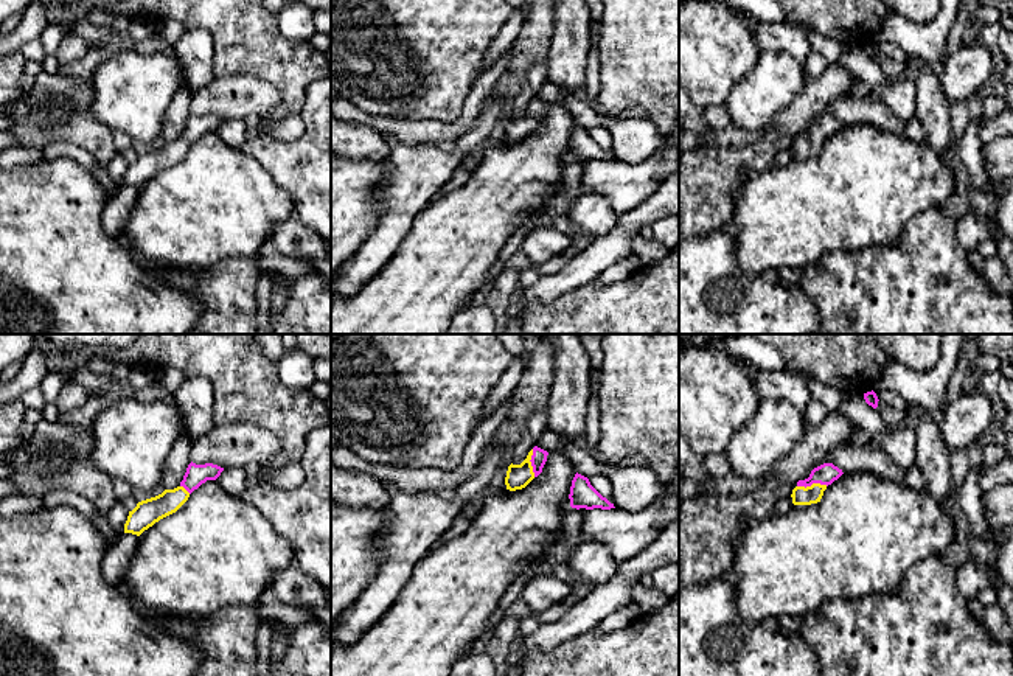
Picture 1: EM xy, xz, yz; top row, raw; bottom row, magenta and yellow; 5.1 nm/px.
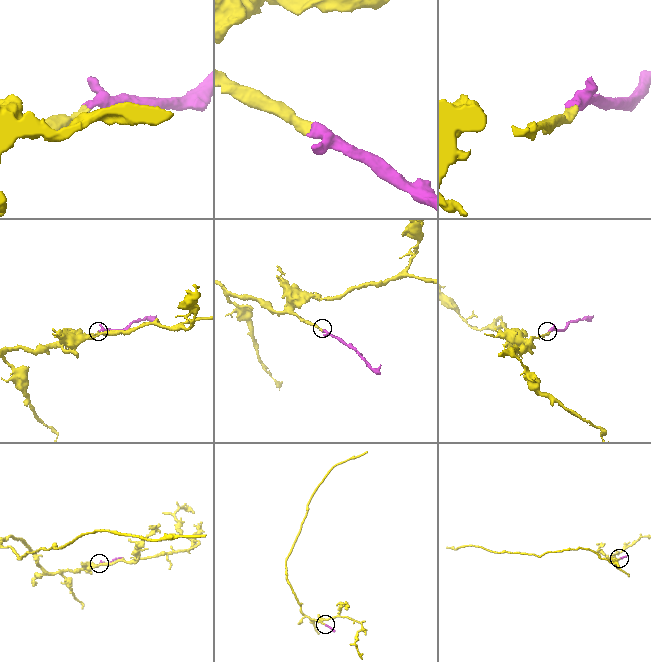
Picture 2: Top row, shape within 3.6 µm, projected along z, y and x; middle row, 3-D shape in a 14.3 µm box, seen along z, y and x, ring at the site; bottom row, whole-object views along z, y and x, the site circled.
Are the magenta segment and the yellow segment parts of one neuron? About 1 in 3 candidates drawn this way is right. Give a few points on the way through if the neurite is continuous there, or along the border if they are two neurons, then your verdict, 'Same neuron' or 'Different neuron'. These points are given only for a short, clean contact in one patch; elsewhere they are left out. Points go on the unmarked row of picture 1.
Path across: yz (825, 126), (811, 135), (811, 146). Same neuron

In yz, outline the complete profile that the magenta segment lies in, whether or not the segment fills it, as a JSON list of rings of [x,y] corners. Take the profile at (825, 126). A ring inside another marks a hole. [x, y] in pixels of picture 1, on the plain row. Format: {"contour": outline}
{"contour": [[[823,115],[814,120],[808,131],[797,134],[797,138],[791,146],[792,155],[811,157],[820,154],[827,138],[837,132],[842,126],[842,121],[833,115]]]}

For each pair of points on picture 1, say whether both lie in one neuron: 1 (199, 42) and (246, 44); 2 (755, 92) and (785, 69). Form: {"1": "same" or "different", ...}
{"1": "different", "2": "same"}

